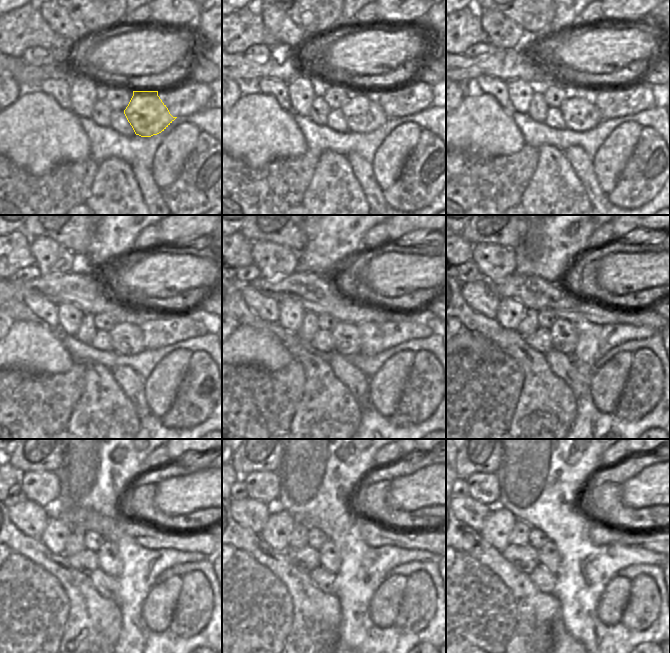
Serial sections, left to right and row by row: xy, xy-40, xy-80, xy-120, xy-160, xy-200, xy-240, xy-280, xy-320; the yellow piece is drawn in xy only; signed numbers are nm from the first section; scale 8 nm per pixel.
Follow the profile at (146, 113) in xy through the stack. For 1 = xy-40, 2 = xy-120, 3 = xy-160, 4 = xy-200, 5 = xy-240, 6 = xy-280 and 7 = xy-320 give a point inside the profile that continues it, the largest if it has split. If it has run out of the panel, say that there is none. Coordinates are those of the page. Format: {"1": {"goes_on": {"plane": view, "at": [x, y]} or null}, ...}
{"1": {"goes_on": {"plane": "xy-40", "at": [363, 115]}}, "2": {"goes_on": {"plane": "xy-120", "at": [127, 338]}}, "3": {"goes_on": {"plane": "xy-160", "at": [347, 340]}}, "4": {"goes_on": {"plane": "xy-200", "at": [564, 334]}}, "5": {"goes_on": {"plane": "xy-240", "at": [110, 561]}}, "6": {"goes_on": {"plane": "xy-280", "at": [330, 560]}}, "7": {"goes_on": {"plane": "xy-320", "at": [548, 555]}}}

